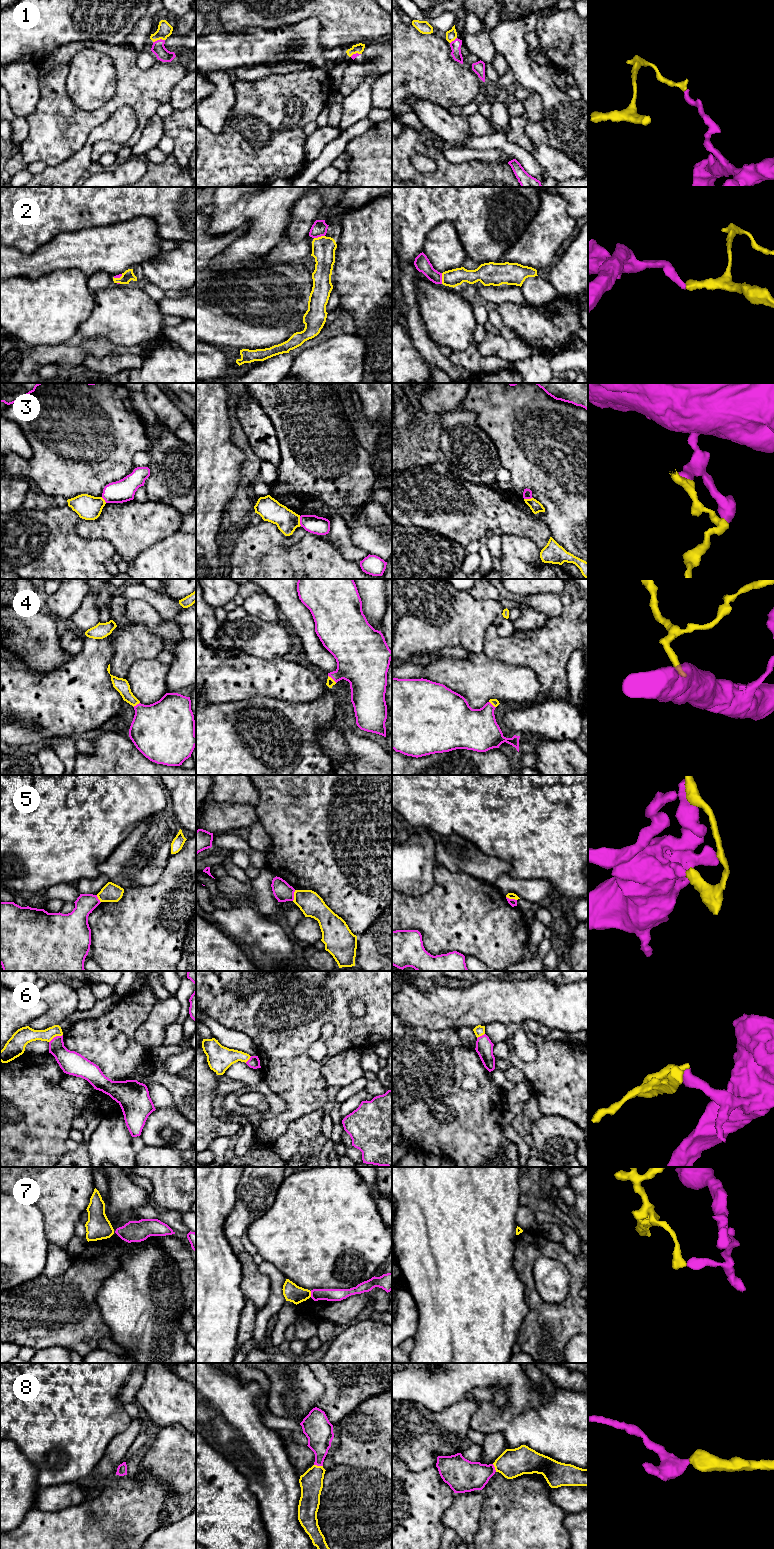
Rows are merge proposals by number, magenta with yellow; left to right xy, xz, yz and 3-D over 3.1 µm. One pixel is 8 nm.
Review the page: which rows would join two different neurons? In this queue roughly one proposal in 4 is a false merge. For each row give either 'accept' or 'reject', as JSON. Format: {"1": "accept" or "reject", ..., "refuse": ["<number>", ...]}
{"1": "reject", "2": "accept", "3": "reject", "4": "accept", "5": "reject", "6": "reject", "7": "reject", "8": "accept", "refuse": ["1", "3", "5", "6", "7"]}

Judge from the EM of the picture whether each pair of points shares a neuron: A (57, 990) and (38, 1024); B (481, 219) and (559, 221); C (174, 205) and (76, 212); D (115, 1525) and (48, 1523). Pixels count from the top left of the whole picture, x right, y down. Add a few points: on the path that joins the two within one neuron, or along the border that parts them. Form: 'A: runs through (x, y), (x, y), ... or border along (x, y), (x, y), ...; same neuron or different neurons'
A: runs through (57, 999), (57, 1008), (47, 1018); same neuron
B: border along (540, 198), (540, 207), (537, 213), (518, 239); different neurons
C: runs through (150, 205), (100, 205); same neuron
D: runs through (98, 1525), (65, 1525); same neuron

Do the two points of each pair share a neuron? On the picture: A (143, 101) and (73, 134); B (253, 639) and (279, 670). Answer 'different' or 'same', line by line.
A: same
B: different

